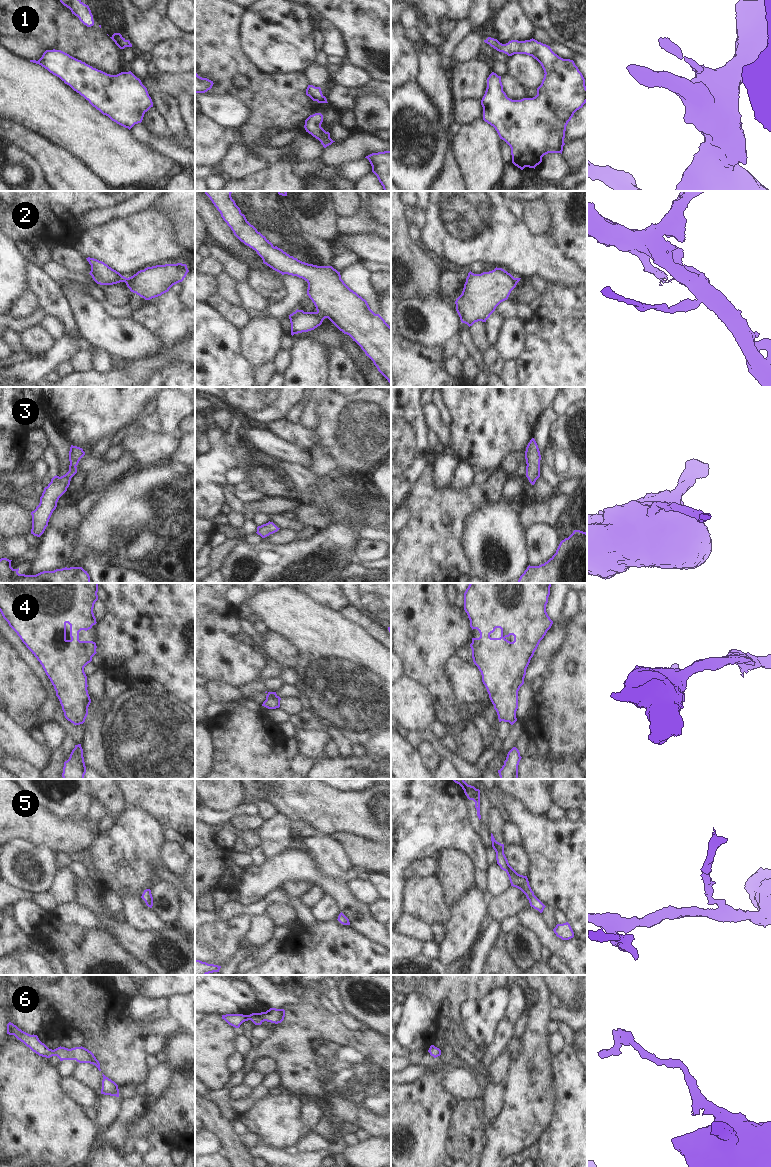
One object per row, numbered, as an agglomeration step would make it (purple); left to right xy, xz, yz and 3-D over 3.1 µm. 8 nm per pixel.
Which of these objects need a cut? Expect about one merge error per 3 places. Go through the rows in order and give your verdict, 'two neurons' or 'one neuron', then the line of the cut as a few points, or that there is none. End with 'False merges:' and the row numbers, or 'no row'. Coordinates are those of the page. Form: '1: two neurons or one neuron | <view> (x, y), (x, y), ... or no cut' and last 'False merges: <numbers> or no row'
1: one neuron | no cut
2: two neurons | xz (317, 311), (325, 317)
3: one neuron | no cut
4: one neuron | no cut
5: one neuron | no cut
6: one neuron | no cut
False merges: 2

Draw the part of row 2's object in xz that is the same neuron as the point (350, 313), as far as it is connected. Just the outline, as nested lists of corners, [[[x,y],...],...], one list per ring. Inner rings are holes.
[[[204,191],[234,235],[245,245],[257,252],[263,263],[282,275],[288,274],[304,279],[308,283],[307,295],[318,313],[328,318],[340,331],[349,335],[365,352],[388,380],[391,387],[391,327],[369,307],[367,301],[351,290],[341,279],[340,272],[332,266],[308,264],[290,256],[266,239],[251,225],[231,197],[236,191]]]

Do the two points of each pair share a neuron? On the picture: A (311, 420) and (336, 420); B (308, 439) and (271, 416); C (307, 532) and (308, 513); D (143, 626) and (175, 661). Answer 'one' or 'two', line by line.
A: two
B: two
C: two
D: one

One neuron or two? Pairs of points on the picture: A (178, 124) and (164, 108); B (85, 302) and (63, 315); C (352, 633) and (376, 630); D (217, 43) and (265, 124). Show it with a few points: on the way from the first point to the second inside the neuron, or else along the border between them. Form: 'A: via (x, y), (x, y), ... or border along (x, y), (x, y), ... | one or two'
A: via (174, 120), (168, 112) | one
B: border along (62, 288), (70, 302), (80, 328) | two
C: border along (348, 618), (360, 623), (380, 641) | two
D: via (238, 62), (243, 64), (265, 86), (265, 103) | one

